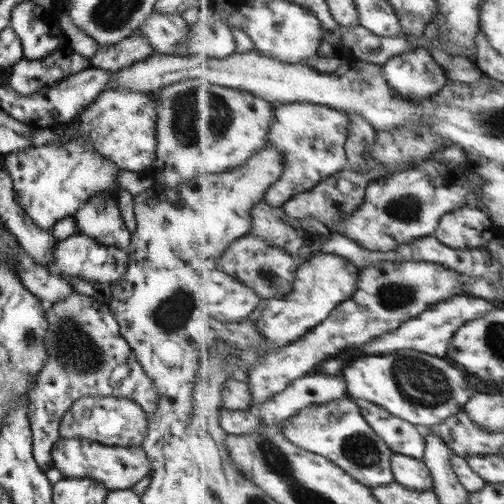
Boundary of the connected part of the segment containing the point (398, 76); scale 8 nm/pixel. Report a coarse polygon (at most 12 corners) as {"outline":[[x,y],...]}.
{"outline":[[422,47],[392,58],[392,88],[408,99],[431,97],[451,83]]}

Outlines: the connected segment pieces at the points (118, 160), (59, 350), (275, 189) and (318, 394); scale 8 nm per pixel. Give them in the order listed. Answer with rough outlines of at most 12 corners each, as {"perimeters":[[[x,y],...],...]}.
{"perimeters":[[[108,89],[68,127],[122,171],[156,159],[152,94]],[[108,304],[46,311],[48,359],[26,397],[44,473],[80,398],[158,412],[157,388]],[[277,104],[270,143],[285,205],[347,170],[352,118],[321,104]],[[345,377],[295,380],[264,404],[266,425],[350,397]]]}

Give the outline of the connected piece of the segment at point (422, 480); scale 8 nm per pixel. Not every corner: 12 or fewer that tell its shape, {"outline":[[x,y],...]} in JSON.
{"outline":[[395,453],[395,480],[426,491],[435,477],[424,458]]}

